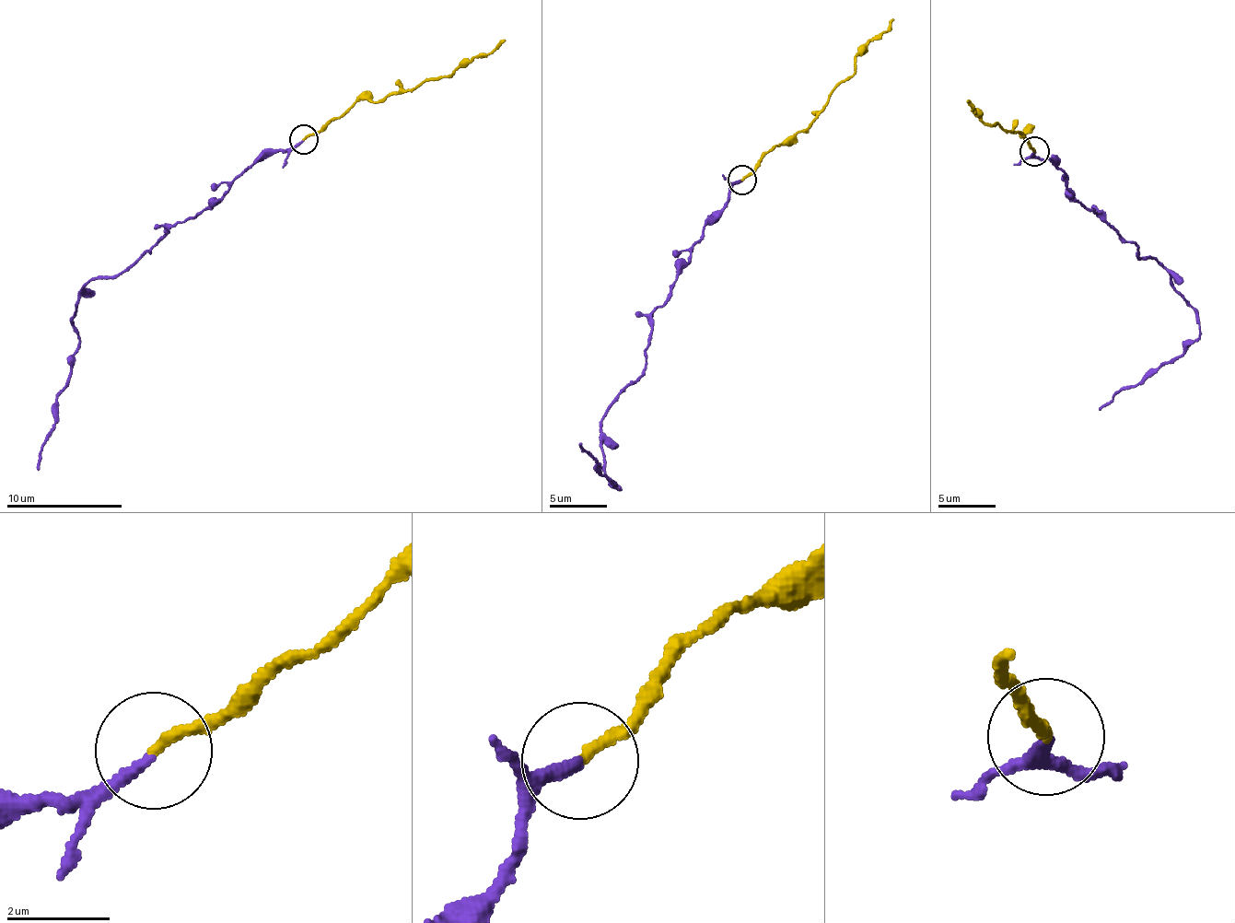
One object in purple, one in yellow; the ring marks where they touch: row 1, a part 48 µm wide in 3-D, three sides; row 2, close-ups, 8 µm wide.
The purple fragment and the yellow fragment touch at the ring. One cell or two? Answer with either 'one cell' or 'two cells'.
one cell

